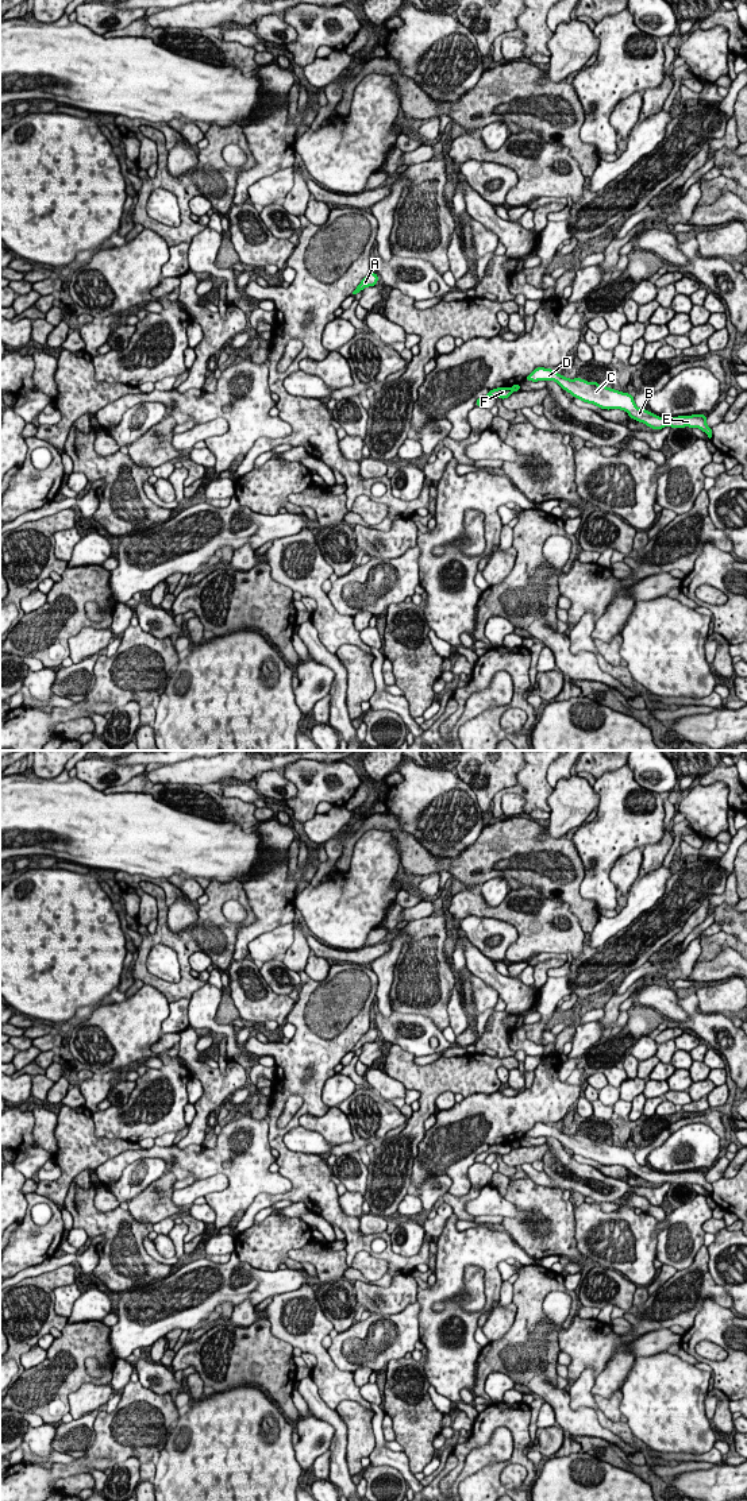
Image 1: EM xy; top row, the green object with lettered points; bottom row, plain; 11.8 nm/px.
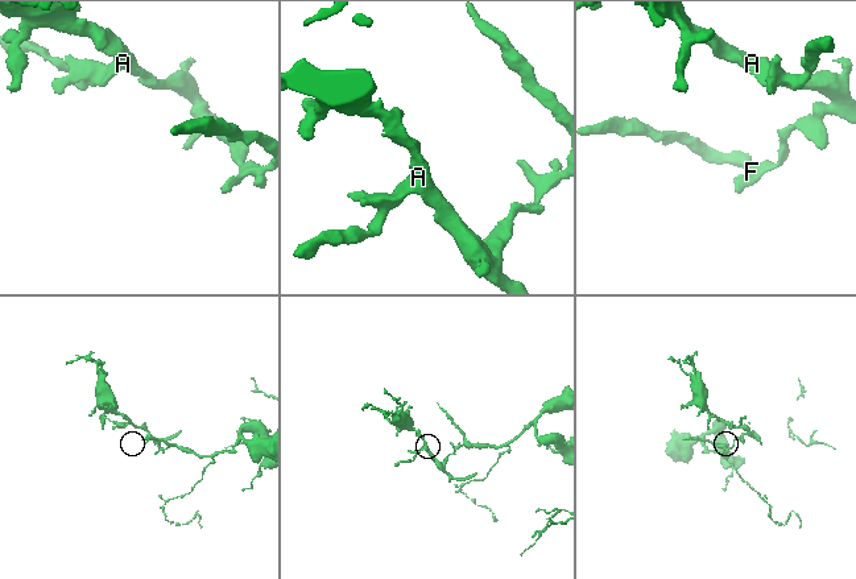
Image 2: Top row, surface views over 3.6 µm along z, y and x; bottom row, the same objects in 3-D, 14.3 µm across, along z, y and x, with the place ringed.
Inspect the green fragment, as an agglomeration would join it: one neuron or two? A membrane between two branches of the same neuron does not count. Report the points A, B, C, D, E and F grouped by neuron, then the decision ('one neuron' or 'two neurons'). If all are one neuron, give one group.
A F / B C D E | two neurons

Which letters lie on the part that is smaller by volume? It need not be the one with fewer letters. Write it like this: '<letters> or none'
A, F

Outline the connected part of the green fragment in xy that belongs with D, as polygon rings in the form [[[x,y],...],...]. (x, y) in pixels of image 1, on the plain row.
[[[536,1123],[525,1137],[554,1137],[563,1146],[570,1149],[574,1154],[584,1158],[593,1159],[601,1165],[620,1165],[628,1169],[632,1176],[646,1180],[652,1185],[662,1185],[665,1182],[671,1184],[698,1184],[708,1191],[711,1195],[713,1188],[712,1184],[706,1181],[706,1170],[692,1170],[692,1172],[678,1172],[678,1173],[659,1173],[647,1165],[640,1165],[634,1157],[634,1151],[629,1149],[623,1149],[609,1142],[600,1142],[597,1137],[588,1138],[581,1134],[565,1134],[552,1124]]]

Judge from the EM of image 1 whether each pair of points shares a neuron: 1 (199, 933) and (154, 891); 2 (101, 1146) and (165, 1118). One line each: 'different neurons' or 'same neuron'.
1: same neuron
2: different neurons

